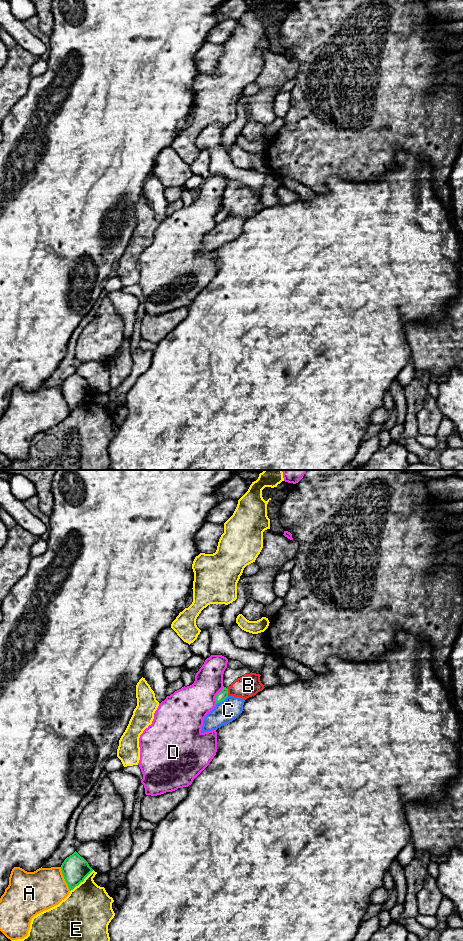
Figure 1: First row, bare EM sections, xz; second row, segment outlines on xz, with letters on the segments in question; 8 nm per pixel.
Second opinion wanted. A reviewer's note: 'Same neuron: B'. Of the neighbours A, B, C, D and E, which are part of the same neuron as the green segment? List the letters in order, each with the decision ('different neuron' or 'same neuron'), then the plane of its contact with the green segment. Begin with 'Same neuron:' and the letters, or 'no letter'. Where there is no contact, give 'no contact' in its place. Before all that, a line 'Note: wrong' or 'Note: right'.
Note: wrong
Same neuron: no letter
A: different neuron | xz
B: different neuron | xz
C: different neuron | xz
D: different neuron | xz
E: different neuron | xz

